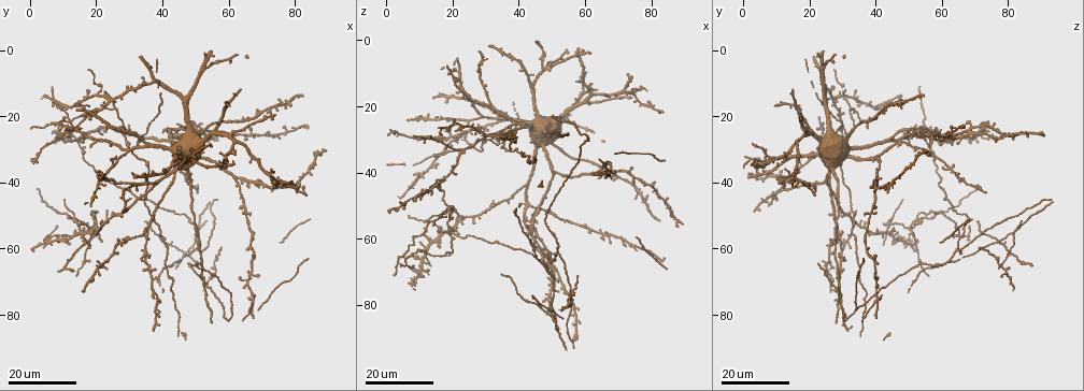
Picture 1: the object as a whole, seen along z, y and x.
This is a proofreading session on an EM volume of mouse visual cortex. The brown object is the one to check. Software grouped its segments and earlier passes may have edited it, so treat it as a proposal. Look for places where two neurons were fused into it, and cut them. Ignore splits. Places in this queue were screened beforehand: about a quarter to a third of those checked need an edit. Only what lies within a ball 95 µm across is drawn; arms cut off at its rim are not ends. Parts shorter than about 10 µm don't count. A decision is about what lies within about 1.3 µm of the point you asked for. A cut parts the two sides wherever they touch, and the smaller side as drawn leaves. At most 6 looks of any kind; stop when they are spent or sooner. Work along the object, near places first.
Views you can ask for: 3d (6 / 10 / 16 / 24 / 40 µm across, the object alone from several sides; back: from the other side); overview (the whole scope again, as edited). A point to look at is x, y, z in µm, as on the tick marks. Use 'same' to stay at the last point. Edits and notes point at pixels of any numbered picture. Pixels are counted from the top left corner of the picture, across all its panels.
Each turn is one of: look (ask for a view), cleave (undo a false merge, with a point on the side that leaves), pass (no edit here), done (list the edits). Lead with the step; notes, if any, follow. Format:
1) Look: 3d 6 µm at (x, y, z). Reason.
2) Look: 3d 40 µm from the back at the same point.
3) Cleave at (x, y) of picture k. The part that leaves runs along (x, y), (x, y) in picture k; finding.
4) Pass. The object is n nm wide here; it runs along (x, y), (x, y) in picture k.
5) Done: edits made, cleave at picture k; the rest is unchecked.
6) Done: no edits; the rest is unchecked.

Look: 3d 24 µm at (52.5, 61.0, 64.0). Three-way junction.

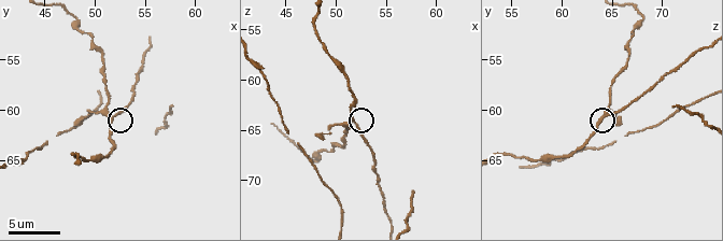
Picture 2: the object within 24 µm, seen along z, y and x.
Look: 3d 10 µm at (51.6, 60.8, 64.2).

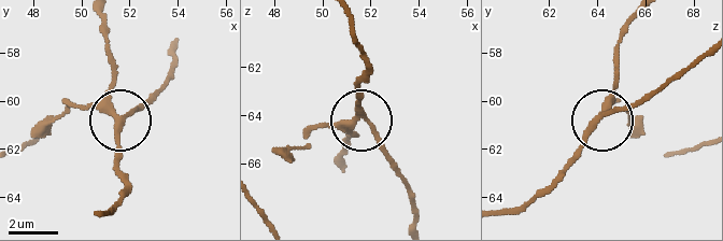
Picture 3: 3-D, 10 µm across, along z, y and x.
Pass. The side arm is 38 µm long; it runs along (637, 18), (623, 37), (619, 80), (605, 113), (641, 95) in picture 3; all the same neuron.

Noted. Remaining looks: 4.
Look: 3d 24 µm at (52.5, 5.5, 24.5). Thick turns thin.

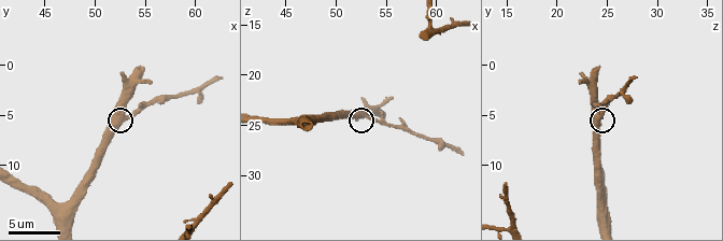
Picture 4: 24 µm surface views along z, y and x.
Look: 3d 10 µm at (52.8, 5.6, 23.8).

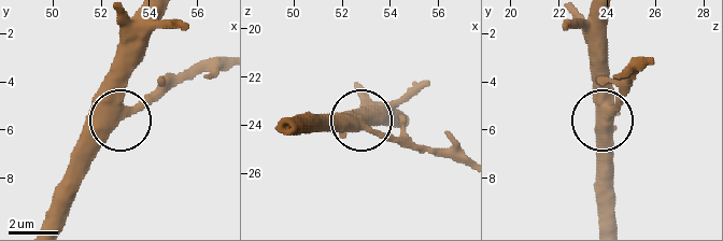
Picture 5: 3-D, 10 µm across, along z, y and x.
Pass. The object is 520 nm wide here; it runs along (46, 220), (75, 164), (166, 73) in picture 5; all the same neuron.

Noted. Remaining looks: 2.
Look: 3d 16 µm at (22.5, 52.0, 33.5). Four arms meet.

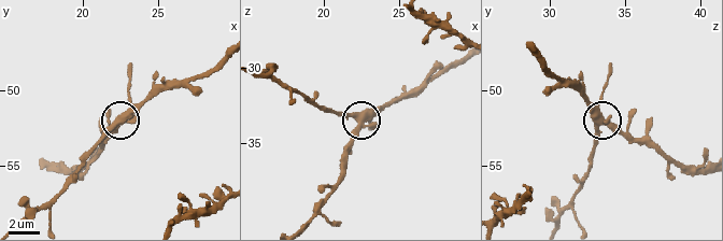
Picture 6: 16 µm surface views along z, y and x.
Look: 3d 10 µm at (22.4, 52.2, 33.6). Closer look.

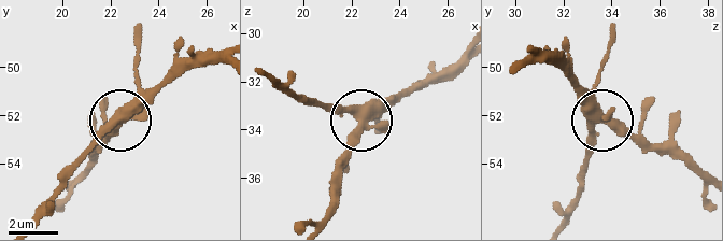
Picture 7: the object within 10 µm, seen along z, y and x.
Pass. 4 arms meet here; it runs along (532, 48), (577, 87), (599, 118), (585, 168) in picture 7; continuous, no second neuron.

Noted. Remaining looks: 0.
Done: no edits; the rest is unchecked.

